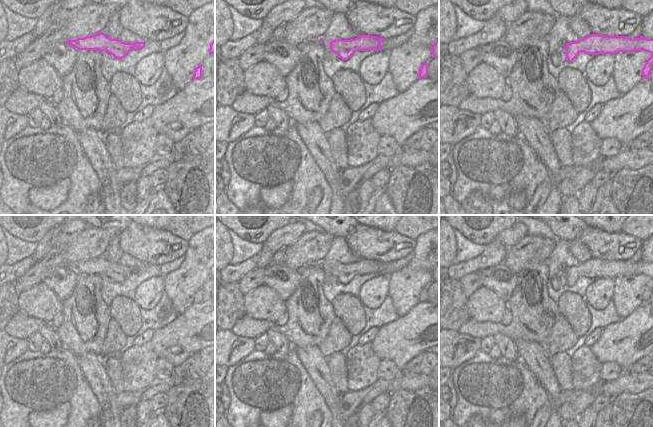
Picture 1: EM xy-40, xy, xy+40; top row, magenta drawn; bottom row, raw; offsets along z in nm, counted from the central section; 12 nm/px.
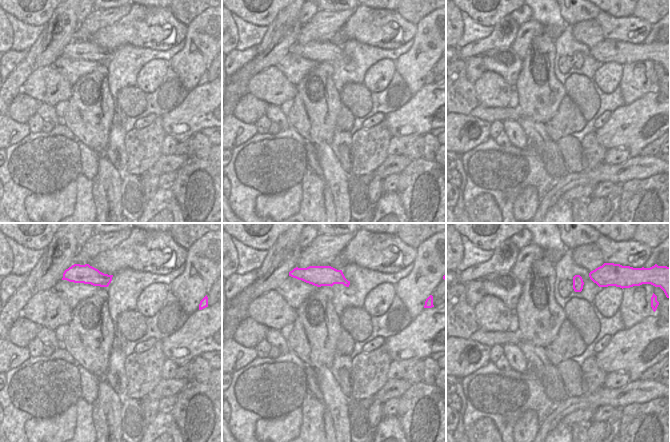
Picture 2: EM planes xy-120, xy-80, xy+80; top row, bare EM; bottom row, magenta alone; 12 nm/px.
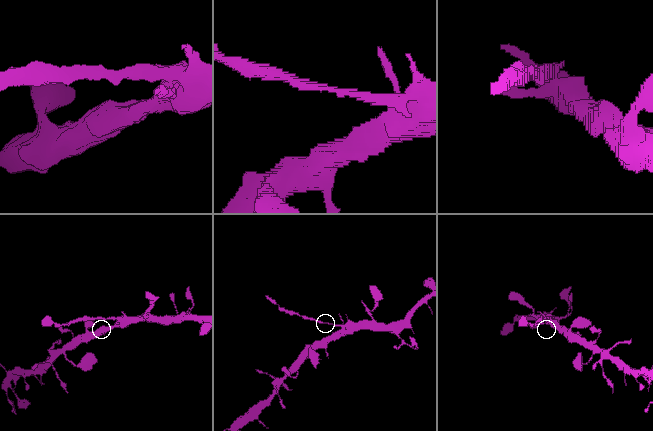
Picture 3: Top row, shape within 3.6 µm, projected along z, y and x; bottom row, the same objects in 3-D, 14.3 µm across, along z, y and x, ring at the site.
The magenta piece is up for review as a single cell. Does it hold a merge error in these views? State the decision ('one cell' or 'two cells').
two cells

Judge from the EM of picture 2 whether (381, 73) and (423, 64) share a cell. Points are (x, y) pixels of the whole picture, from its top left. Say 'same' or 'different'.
different

